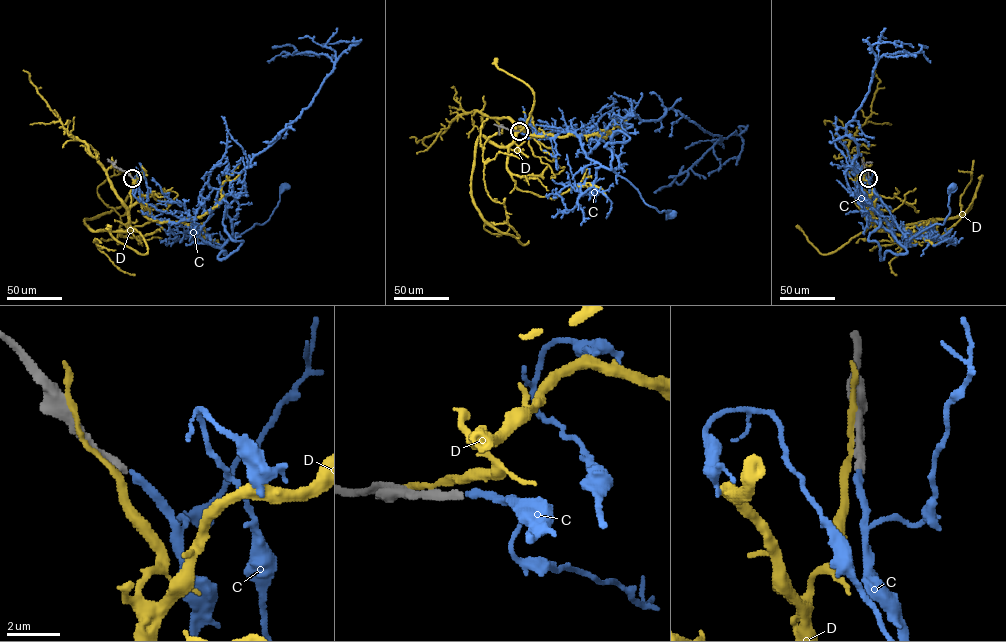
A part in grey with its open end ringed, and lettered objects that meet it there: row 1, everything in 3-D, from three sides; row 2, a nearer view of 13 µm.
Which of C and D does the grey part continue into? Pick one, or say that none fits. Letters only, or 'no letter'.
C

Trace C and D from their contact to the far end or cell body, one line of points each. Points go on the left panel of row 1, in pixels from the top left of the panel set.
C: (132, 178), (154, 219), (191, 220), (205, 241), (220, 247), (255, 224), (264, 223), (286, 186)
D: (132, 178), (126, 231), (93, 231), (84, 221), (132, 198), (117, 238), (97, 248), (94, 240), (101, 243)

